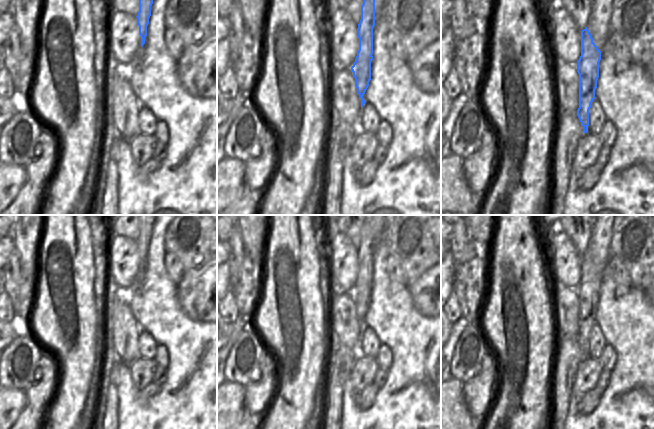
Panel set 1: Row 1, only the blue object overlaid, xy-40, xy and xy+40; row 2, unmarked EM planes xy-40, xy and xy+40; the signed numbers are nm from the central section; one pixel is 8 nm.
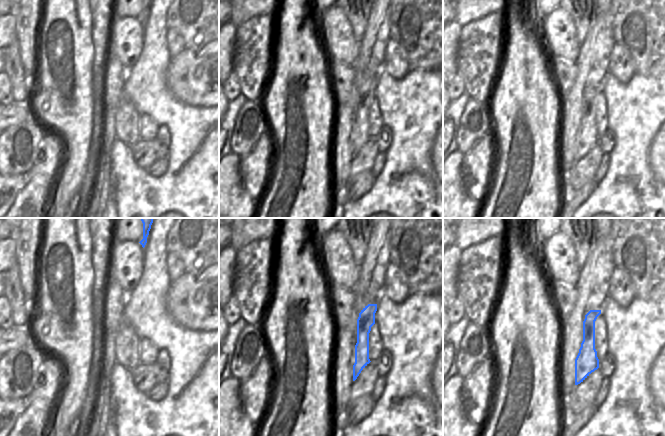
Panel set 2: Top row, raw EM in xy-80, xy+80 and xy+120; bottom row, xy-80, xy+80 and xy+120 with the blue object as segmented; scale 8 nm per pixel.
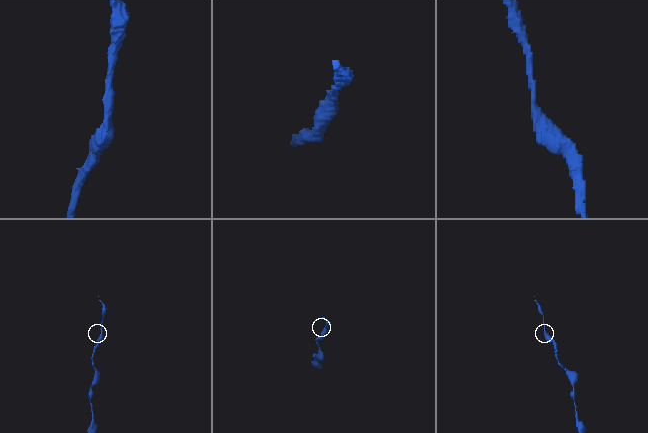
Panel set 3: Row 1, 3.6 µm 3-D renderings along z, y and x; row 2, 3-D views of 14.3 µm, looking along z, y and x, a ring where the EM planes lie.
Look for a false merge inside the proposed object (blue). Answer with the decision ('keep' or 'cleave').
keep

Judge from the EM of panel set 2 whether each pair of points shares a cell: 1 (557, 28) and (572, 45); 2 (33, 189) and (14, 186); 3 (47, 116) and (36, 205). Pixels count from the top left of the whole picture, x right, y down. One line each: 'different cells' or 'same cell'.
1: same cell
2: different cells
3: different cells

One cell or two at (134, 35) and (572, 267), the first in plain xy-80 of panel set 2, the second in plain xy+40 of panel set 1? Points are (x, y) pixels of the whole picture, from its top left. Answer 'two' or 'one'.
one

